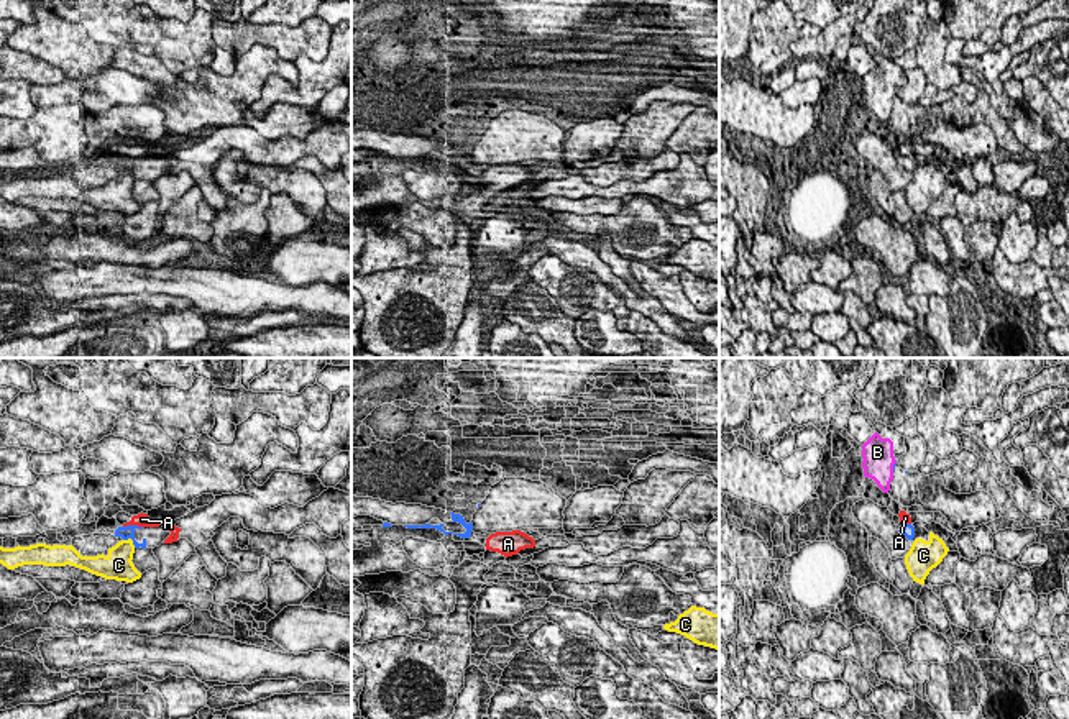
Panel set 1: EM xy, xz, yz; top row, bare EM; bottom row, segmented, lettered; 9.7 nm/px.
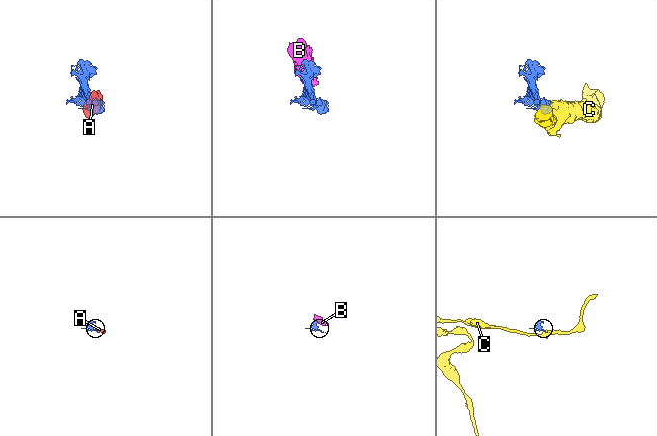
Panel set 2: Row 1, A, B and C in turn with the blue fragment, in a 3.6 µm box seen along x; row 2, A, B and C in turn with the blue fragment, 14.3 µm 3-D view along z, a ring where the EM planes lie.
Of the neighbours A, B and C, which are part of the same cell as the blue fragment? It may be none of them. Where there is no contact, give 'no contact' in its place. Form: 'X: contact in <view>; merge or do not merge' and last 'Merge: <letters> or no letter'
A: contact in xy; do not merge
B: contact in yz; do not merge
C: contact in xy; do not merge
Merge: no letter

